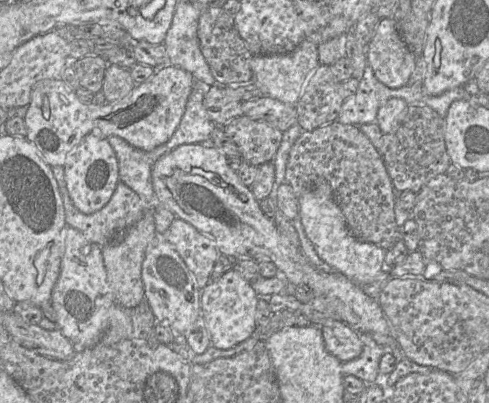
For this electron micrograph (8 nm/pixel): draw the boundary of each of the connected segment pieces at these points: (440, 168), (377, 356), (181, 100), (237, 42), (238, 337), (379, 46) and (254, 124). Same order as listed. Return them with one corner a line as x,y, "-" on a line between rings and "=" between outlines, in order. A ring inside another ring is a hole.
408,106
406,116
397,129
384,134
379,151
393,187
397,191
418,193
439,174
445,174
452,163
447,153
445,120
428,106
=
356,331
363,344
361,355
341,364
344,375
352,375
366,384
374,384
379,375
379,362
385,353
391,352
390,347
383,347
375,342
368,333
=
166,64
156,68
147,81
136,85
118,102
96,105
83,104
61,79
41,80
31,91
23,118
27,129
25,138
34,144
40,157
50,167
63,167
68,152
94,128
99,128
105,138
118,136
137,149
152,151
174,134
195,82
189,72
=
206,7
198,20
198,39
201,52
211,70
216,84
220,86
245,85
253,82
251,60
253,54
238,33
234,16
223,7
=
230,270
210,283
200,295
201,315
211,339
211,346
227,350
254,336
258,329
256,310
259,296
250,282
237,271
=
393,18
380,19
367,46
367,61
376,78
389,88
405,86
414,70
415,59
=
245,115
230,120
222,129
237,145
241,158
257,167
271,162
282,142
283,132

